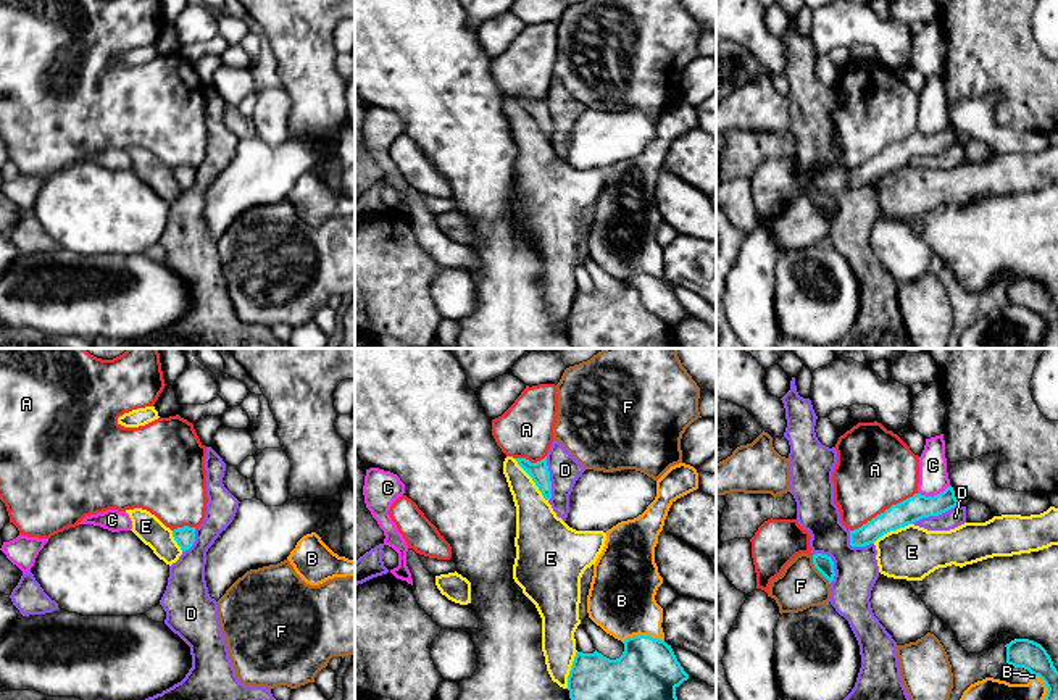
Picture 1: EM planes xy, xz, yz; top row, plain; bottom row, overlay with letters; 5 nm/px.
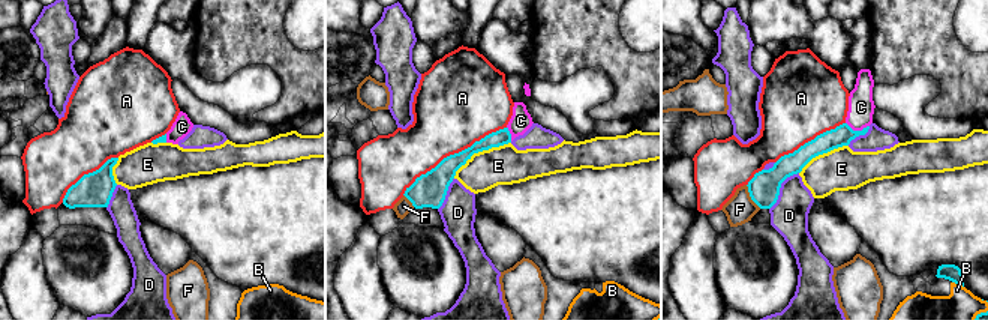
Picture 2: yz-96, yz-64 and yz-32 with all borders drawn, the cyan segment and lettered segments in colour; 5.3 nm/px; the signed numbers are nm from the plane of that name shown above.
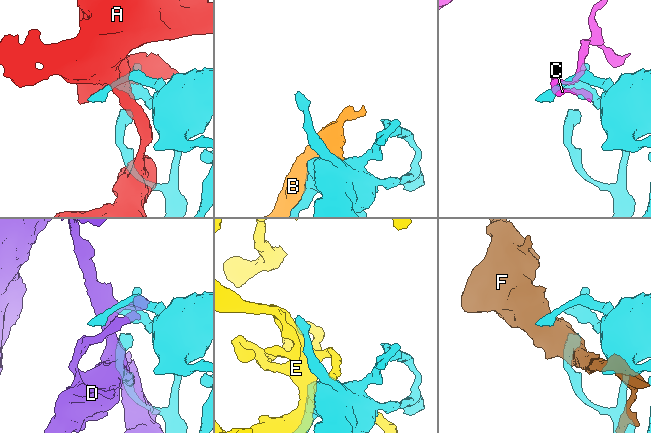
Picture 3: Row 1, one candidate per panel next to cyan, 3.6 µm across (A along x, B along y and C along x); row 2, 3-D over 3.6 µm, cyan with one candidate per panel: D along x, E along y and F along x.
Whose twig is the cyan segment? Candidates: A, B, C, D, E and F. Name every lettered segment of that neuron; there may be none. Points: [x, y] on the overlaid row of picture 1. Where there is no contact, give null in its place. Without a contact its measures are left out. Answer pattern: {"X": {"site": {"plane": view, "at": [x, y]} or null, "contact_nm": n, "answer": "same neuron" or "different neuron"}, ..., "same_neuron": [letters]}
{"A": {"site": {"plane": "yz", "at": [884, 512]}, "contact_nm": 380, "answer": "different neuron"}, "B": {"site": {"plane": "xz", "at": [642, 636]}, "contact_nm": 200, "answer": "different neuron"}, "C": {"site": {"plane": "yz", "at": [934, 495]}, "contact_nm": 170, "answer": "different neuron"}, "D": {"site": {"plane": "yz", "at": [936, 515]}, "contact_nm": 260, "answer": "different neuron"}, "E": {"site": {"plane": "xz", "at": [533, 479]}, "contact_nm": 280, "answer": "same neuron"}, "F": {"site": {"plane": "yz", "at": [816, 568]}, "contact_nm": 180, "answer": "different neuron"}, "same_neuron": ["E"]}

